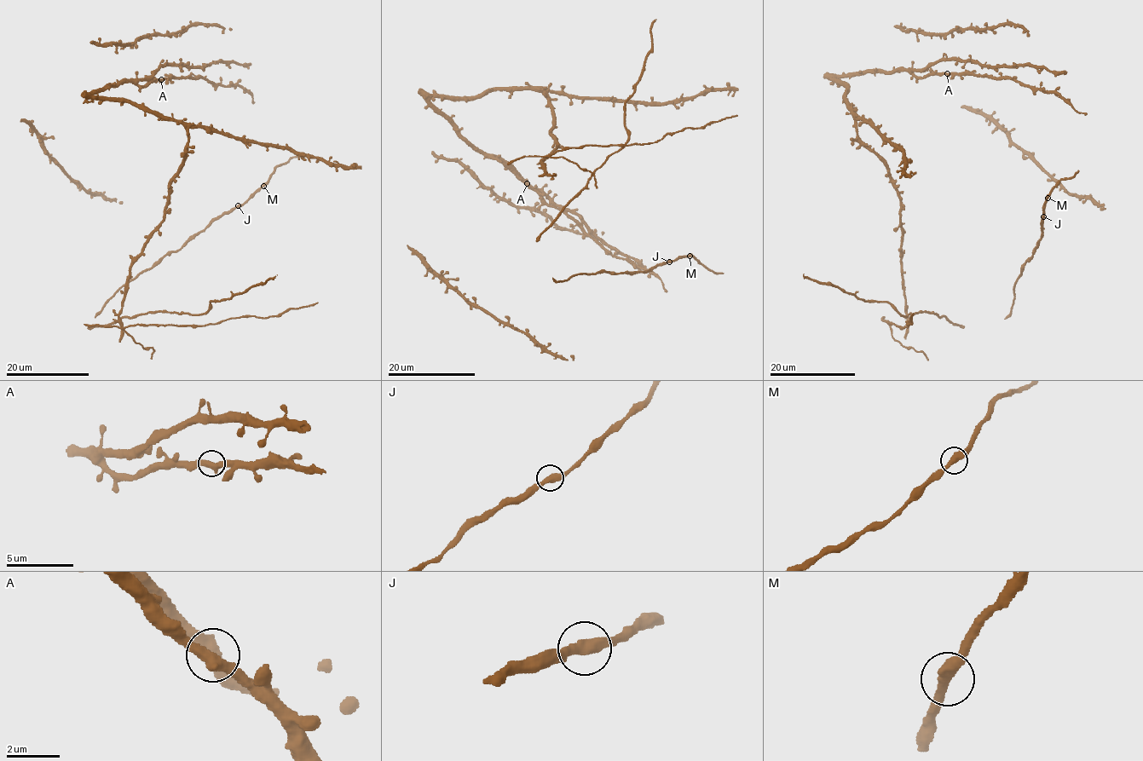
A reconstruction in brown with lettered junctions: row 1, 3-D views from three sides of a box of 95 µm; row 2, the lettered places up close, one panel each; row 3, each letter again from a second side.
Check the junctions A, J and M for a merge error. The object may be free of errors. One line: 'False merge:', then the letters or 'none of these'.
False merge: none of these

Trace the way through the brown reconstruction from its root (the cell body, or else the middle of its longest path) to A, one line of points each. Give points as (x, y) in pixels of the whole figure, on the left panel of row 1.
A: (118, 321), (129, 268), (163, 220), (187, 130), (129, 102), (89, 95), (105, 87), (147, 86), (161, 79)

